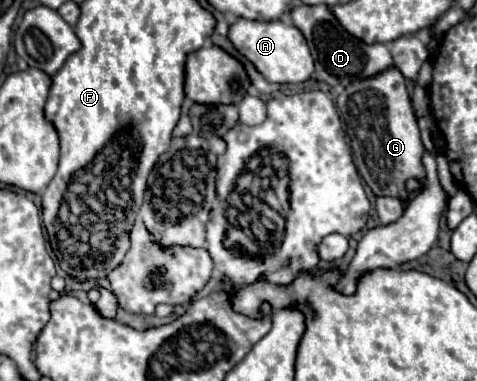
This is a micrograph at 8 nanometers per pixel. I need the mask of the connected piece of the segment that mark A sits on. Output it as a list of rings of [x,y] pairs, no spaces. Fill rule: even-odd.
[[[237,18],[229,26],[227,38],[233,44],[233,48],[239,54],[243,54],[267,82],[299,84],[309,80],[309,76],[313,74],[313,58],[307,48],[307,42],[303,34],[299,34],[299,30],[295,30],[295,26],[291,26],[289,22],[283,20],[261,22],[261,20]]]

